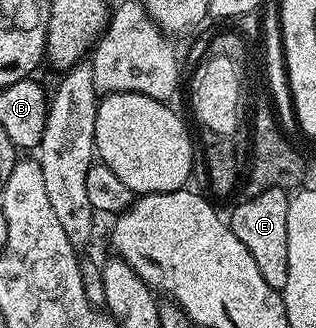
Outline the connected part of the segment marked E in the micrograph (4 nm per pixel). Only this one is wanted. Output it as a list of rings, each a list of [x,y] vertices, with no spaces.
[[[269,188],[260,194],[243,199],[243,201],[243,204],[236,205],[234,213],[228,216],[230,229],[236,234],[236,238],[240,238],[240,242],[244,242],[248,254],[252,254],[264,282],[268,282],[268,286],[281,290],[288,282],[288,206],[290,205],[290,196],[287,189]]]

